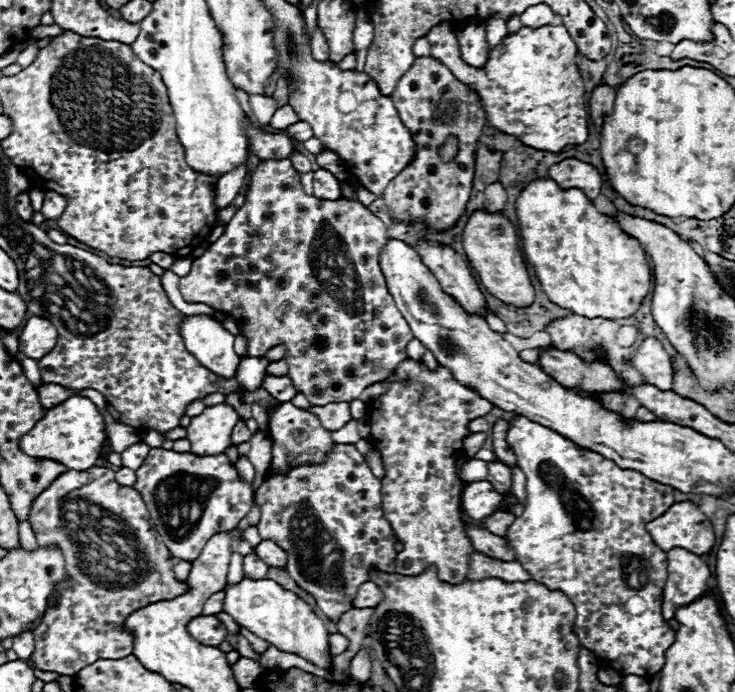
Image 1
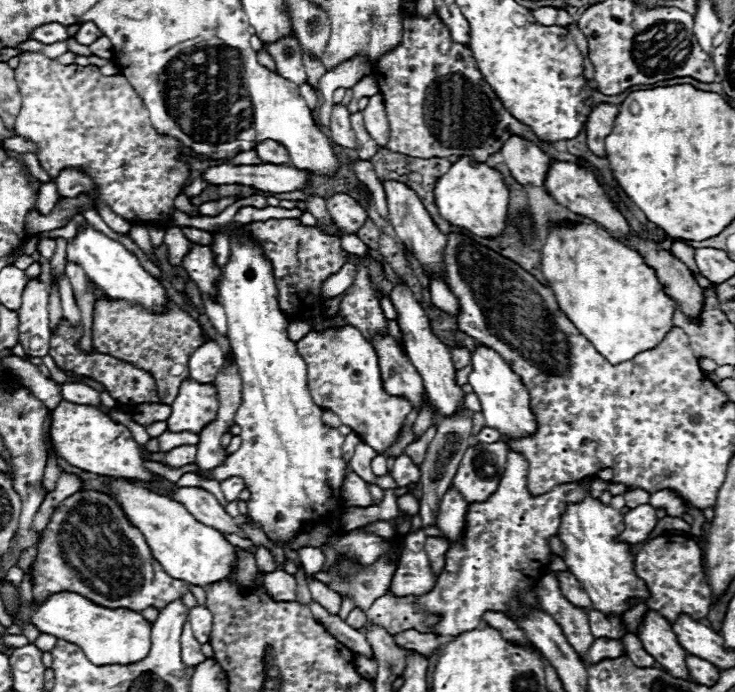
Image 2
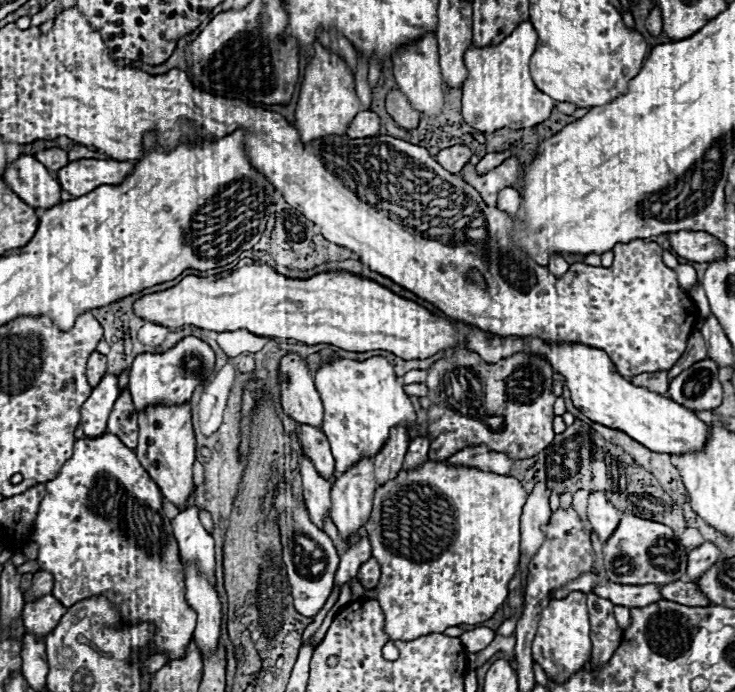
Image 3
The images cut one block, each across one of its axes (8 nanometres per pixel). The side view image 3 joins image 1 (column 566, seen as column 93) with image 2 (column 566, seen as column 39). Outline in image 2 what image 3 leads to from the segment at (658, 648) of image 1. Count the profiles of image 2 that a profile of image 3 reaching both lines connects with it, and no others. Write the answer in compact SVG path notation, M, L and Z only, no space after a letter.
M588 496L582 504L570 504L562 516L562 524L560 524L560 530L558 530L558 538L566 544L566 564L568 564L568 570L586 586L586 592L594 604L596 610L608 614L608 612L614 612L614 614L622 614L624 610L628 610L628 604L626 600L630 596L640 596L640 598L648 598L648 586L644 584L644 580L640 580L636 574L634 574L634 556L628 552L628 544L626 542L616 542L614 536L618 536L624 528L622 524L622 514L620 510L624 508L624 496L614 496L612 502L606 506L598 500L594 500L592 496Z

